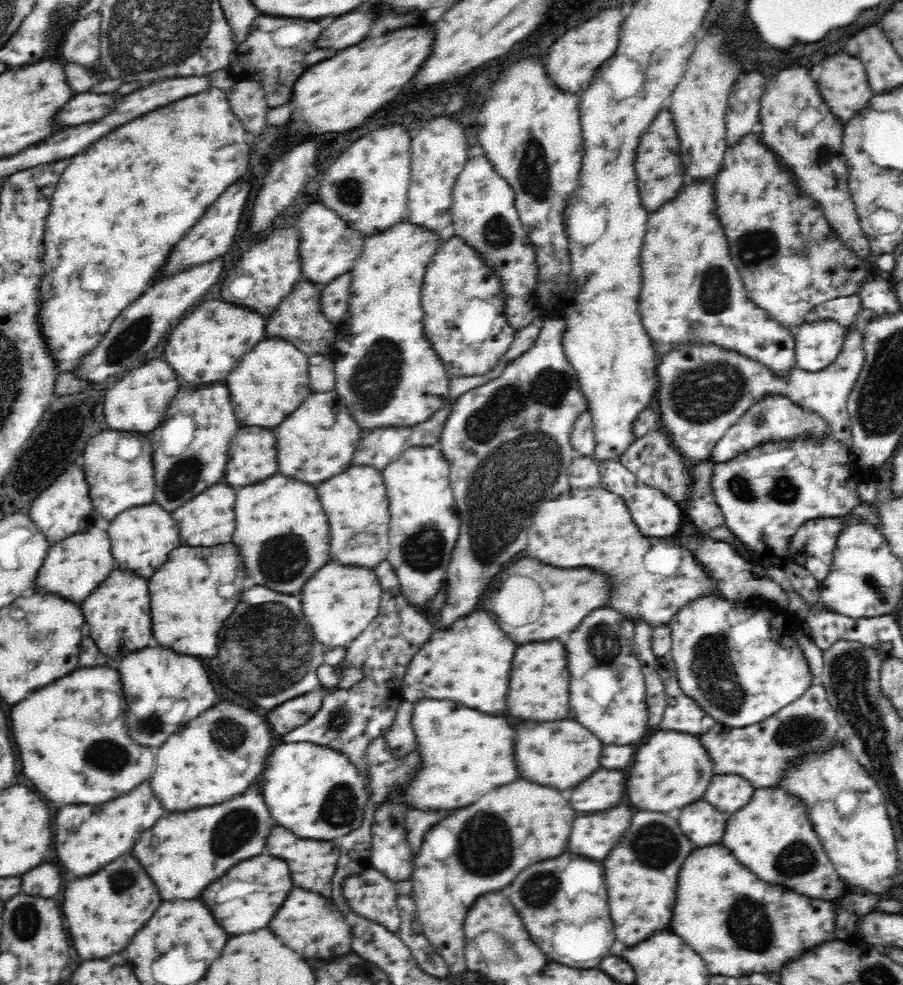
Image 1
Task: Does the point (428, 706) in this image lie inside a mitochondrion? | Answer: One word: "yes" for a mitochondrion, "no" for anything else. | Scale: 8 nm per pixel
no

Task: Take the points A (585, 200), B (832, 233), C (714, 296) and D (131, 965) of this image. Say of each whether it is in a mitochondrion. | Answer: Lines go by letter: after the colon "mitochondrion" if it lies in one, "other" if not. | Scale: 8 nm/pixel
A: other
B: other
C: mitochondrion
D: other

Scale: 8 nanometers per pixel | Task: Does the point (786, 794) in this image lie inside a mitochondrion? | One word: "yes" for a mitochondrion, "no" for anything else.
no

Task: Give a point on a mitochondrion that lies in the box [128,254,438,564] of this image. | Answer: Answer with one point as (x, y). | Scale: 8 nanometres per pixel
(374, 380)

